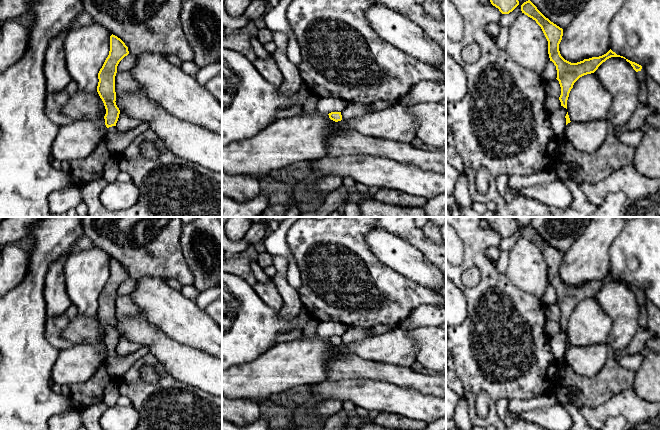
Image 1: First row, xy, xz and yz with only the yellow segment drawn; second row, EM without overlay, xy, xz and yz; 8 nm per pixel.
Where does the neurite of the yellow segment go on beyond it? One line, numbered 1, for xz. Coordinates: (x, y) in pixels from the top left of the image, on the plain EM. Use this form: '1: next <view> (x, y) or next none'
1: next none

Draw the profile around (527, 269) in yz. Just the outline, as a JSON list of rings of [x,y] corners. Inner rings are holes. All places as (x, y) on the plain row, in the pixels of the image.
[[[524,237],[509,250],[506,276],[515,287],[539,299],[550,284],[548,265],[541,251]]]

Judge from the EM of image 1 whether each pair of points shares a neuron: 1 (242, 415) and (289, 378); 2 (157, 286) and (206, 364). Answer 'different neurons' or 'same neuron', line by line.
1: different neurons
2: different neurons

